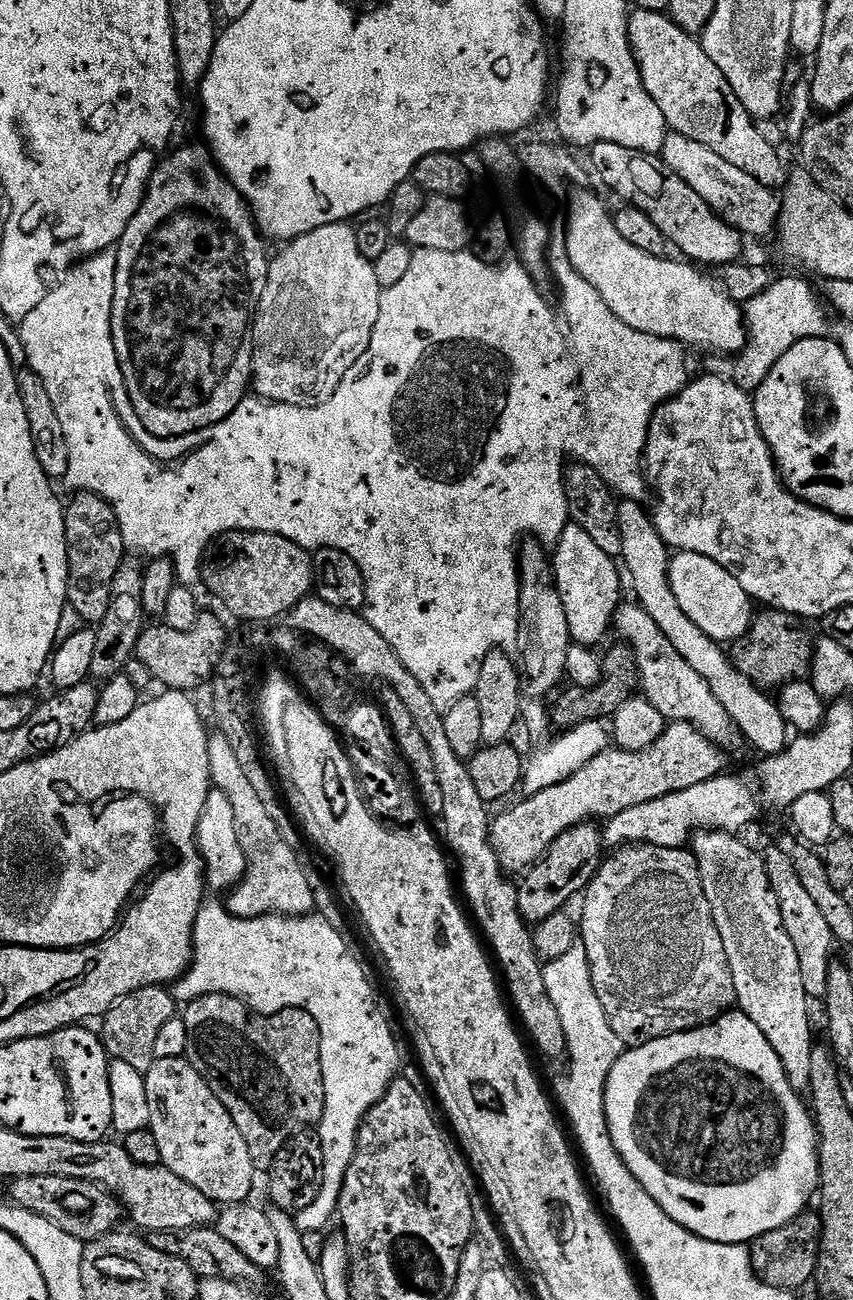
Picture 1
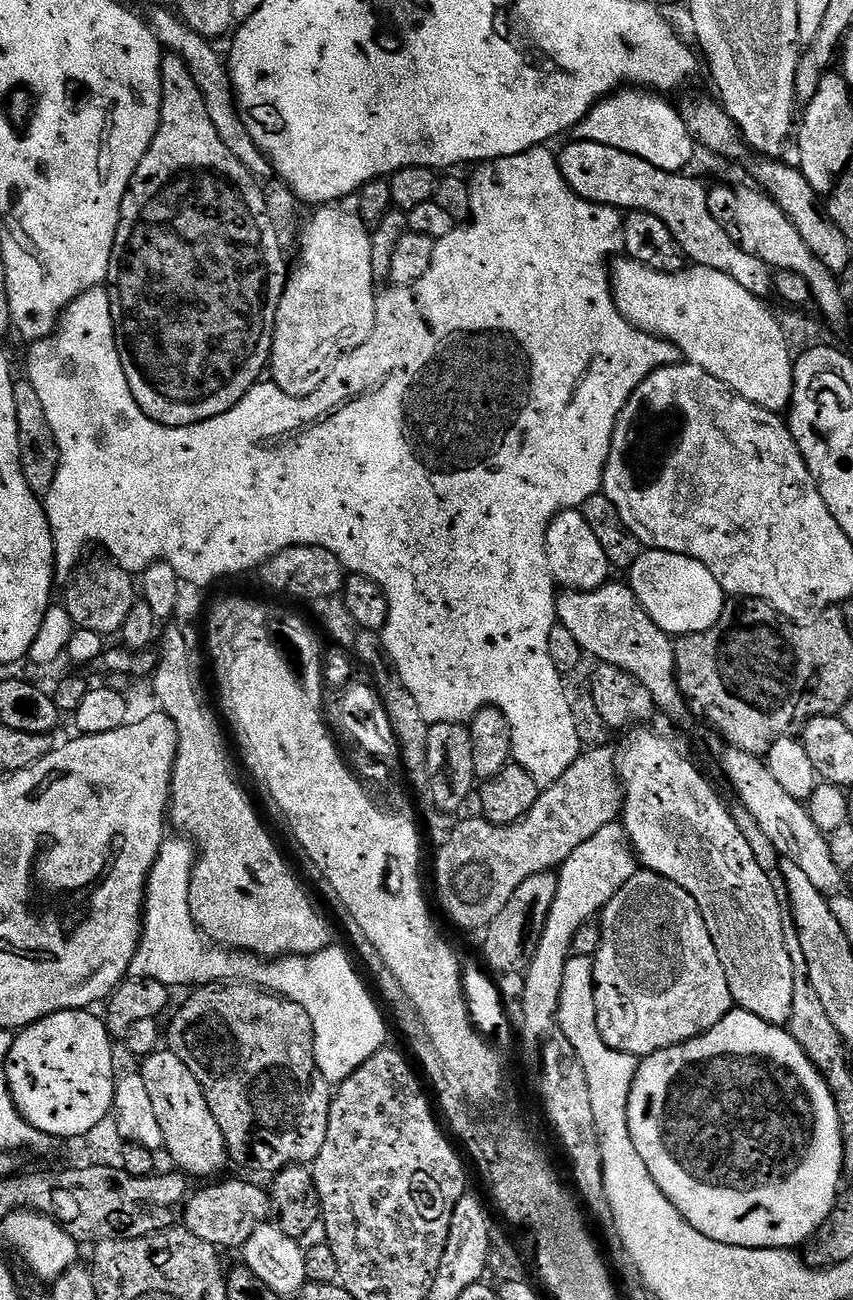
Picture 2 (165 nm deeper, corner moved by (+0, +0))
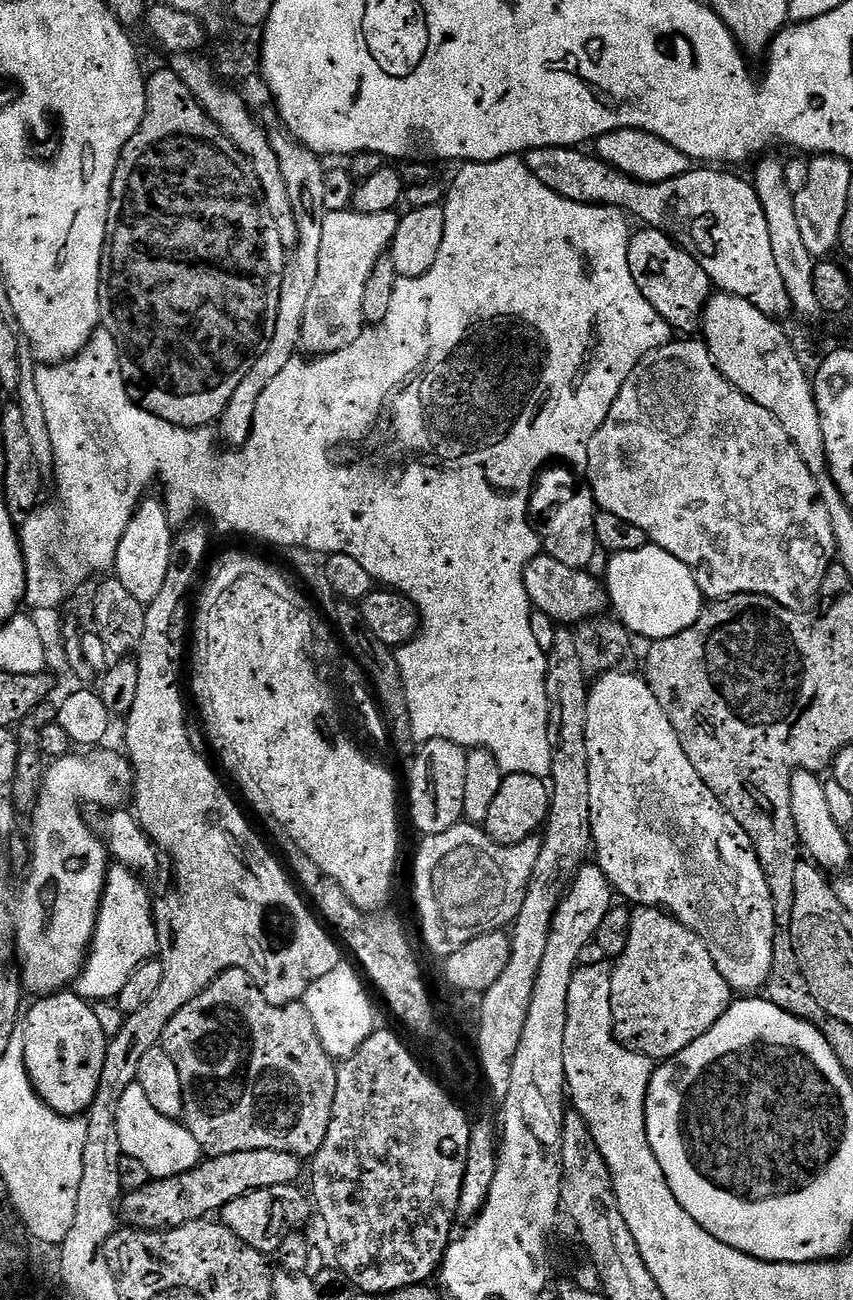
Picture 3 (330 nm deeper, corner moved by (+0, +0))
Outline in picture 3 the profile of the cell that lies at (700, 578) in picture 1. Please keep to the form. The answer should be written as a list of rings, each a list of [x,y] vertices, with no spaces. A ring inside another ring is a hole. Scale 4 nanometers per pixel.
[[[649,546],[642,550],[630,550],[629,552],[617,552],[607,561],[606,591],[610,601],[610,608],[625,625],[630,633],[637,637],[645,636],[648,642],[670,638],[698,622],[700,612],[706,606],[706,598],[700,593],[698,582],[694,582],[694,574],[686,562],[678,562],[674,554],[666,550]]]

